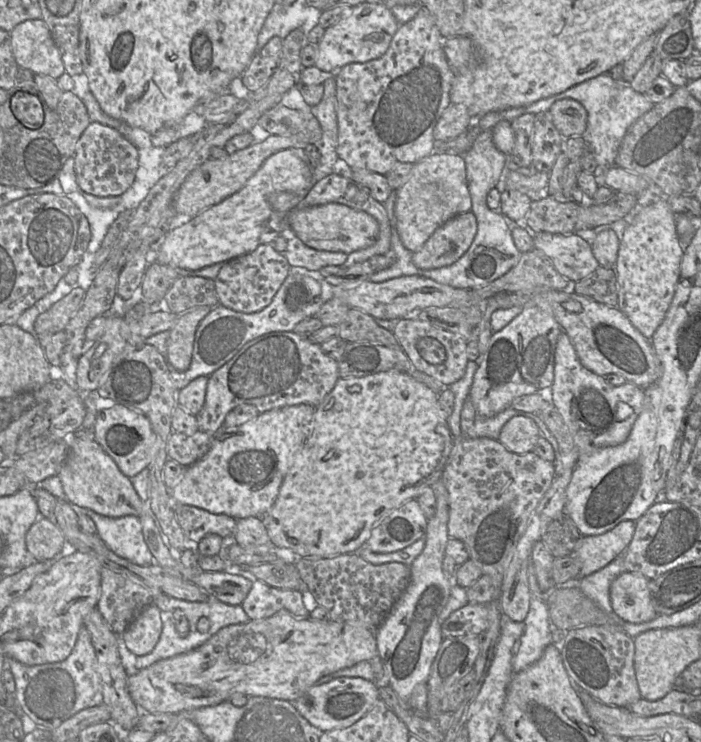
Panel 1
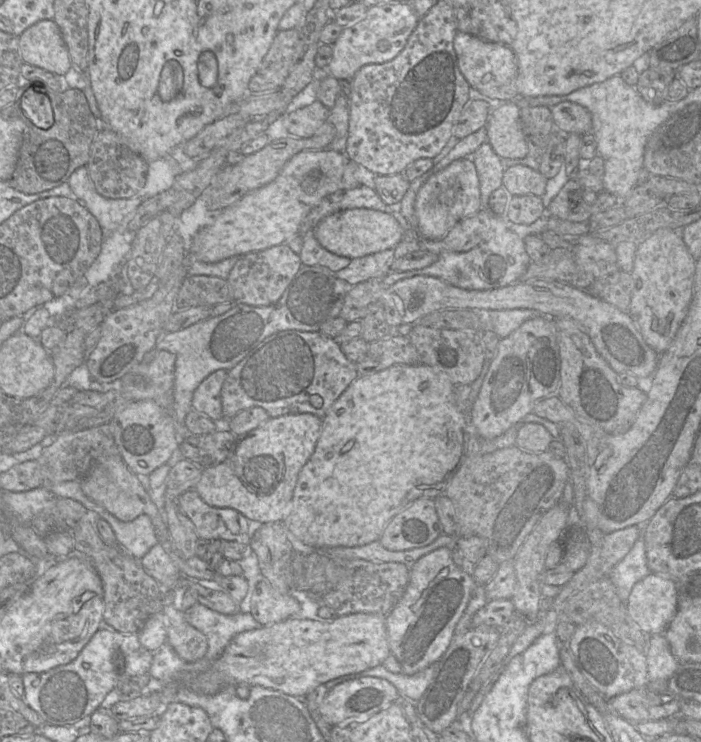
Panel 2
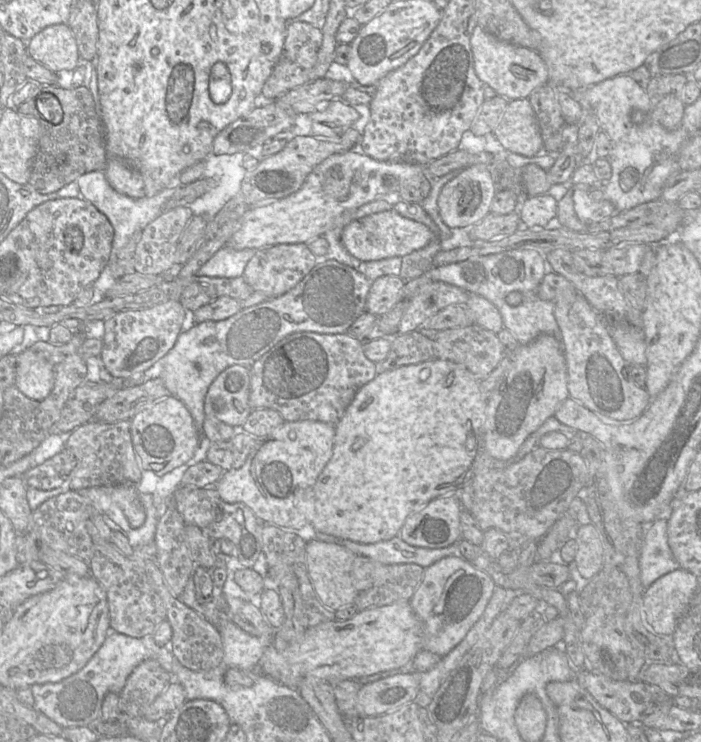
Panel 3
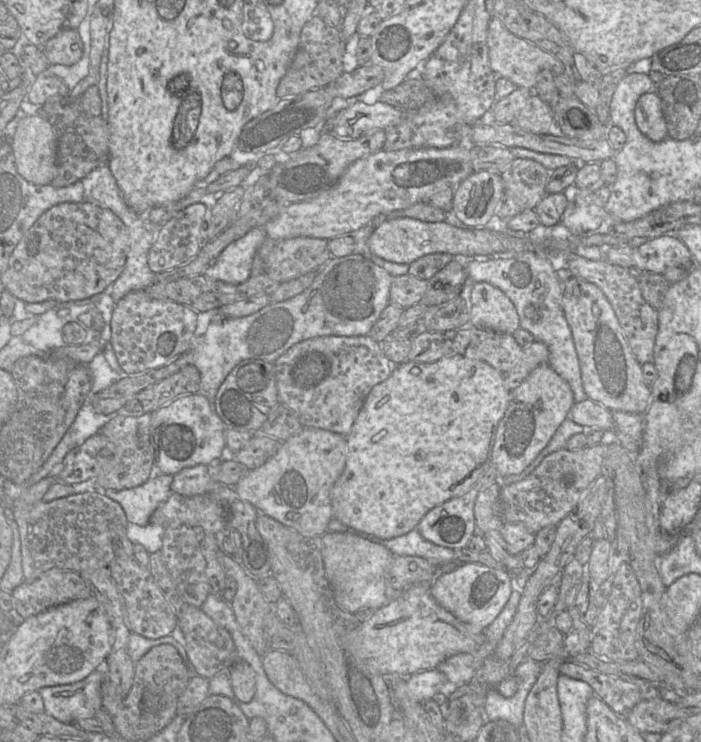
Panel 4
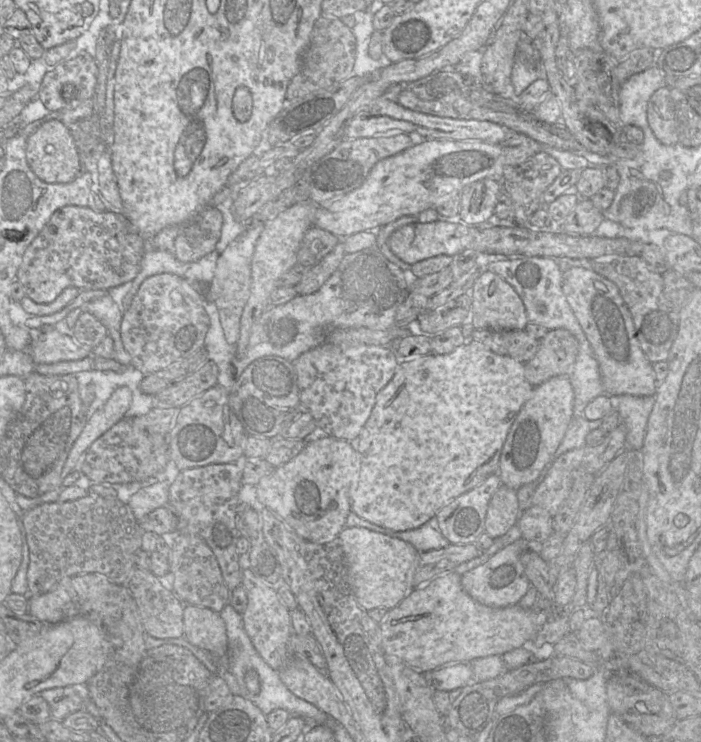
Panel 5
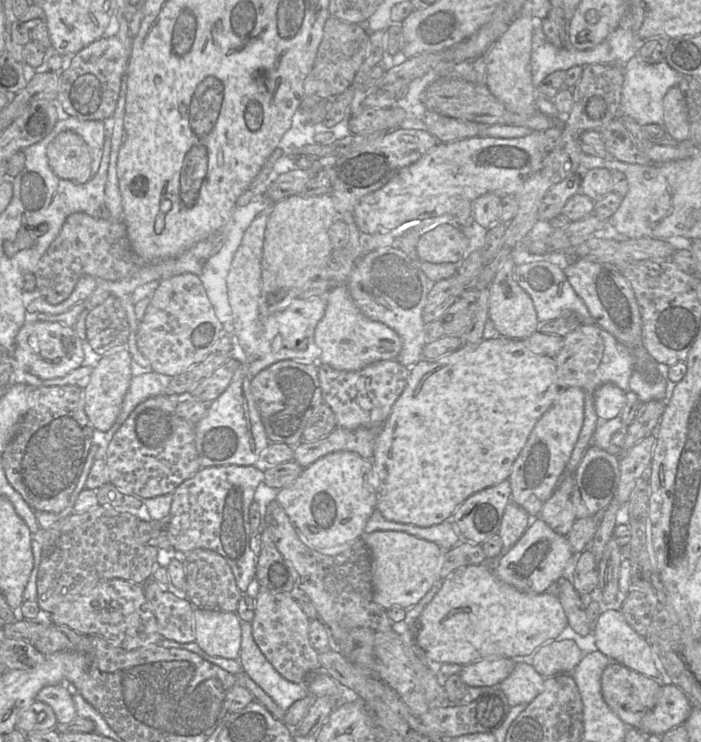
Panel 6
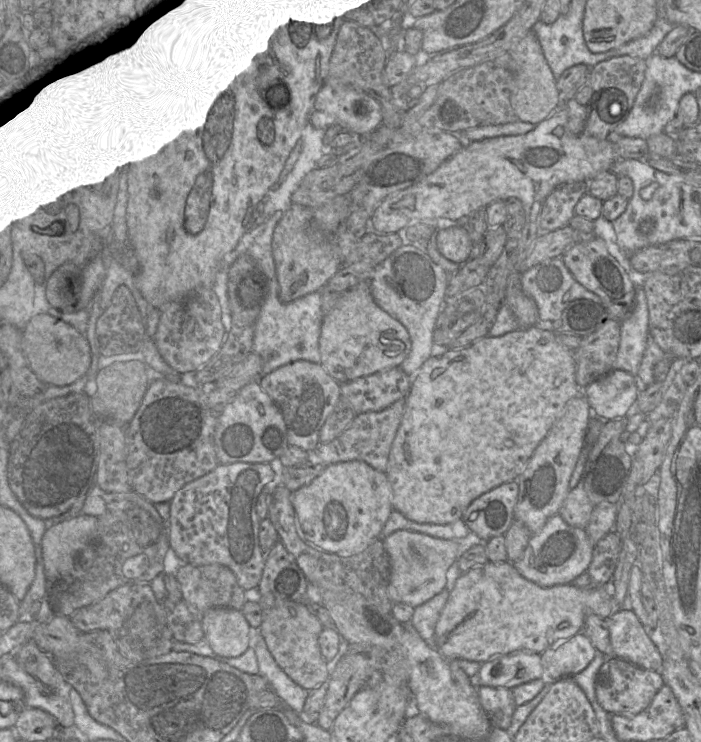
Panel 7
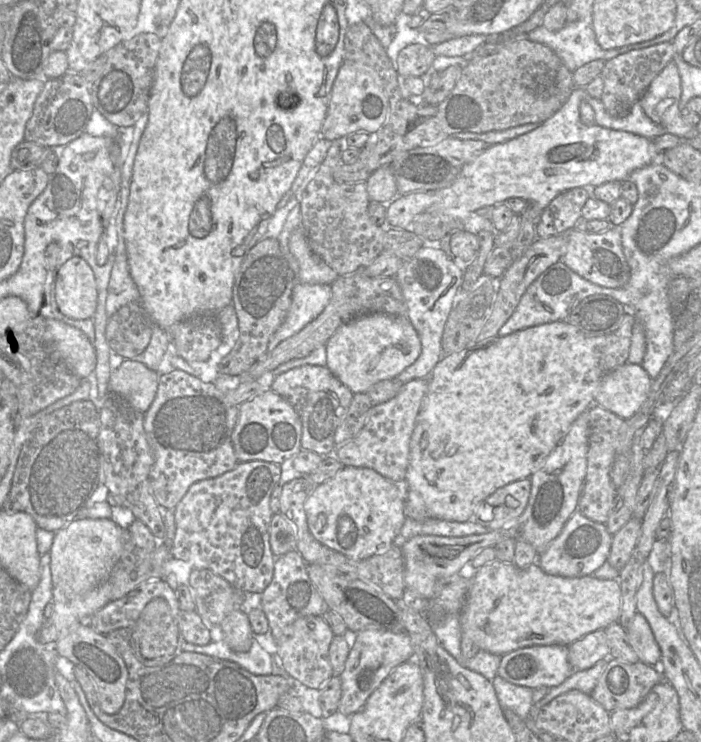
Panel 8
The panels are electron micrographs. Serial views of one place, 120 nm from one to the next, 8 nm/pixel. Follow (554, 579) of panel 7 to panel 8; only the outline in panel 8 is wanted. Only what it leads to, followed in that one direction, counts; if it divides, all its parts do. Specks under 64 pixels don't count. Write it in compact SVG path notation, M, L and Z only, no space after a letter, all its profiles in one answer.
M575 512L549 547L539 554L538 566L547 574L562 577L581 577L592 573L607 562L612 541L604 523L592 521Z

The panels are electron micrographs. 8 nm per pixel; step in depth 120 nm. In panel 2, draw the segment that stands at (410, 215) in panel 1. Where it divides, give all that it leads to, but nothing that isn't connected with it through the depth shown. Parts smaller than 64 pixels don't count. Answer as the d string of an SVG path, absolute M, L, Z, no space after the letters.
M461 158L432 174L420 187L415 198L416 229L424 239L438 240L459 221L480 210L481 195L476 167L469 158Z

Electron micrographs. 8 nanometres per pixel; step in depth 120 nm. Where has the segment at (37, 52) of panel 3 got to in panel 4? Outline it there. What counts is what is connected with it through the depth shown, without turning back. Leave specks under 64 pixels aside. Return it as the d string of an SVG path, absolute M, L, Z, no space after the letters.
M74 29L60 31L41 49L50 64L74 65L83 55L82 40Z

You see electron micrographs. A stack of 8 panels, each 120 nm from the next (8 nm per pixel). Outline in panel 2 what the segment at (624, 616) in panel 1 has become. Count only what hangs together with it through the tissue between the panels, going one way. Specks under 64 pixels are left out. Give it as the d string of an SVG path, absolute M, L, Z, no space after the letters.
M652 572L633 586L625 605L645 632L664 633L678 610L675 581Z

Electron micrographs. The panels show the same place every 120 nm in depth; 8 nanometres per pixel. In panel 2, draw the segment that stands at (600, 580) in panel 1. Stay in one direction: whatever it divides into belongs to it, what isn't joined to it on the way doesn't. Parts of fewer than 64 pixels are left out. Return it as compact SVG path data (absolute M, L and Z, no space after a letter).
M643 527L641 535L628 554L618 562L608 576L622 602L626 602L633 586L652 573L647 564Z

